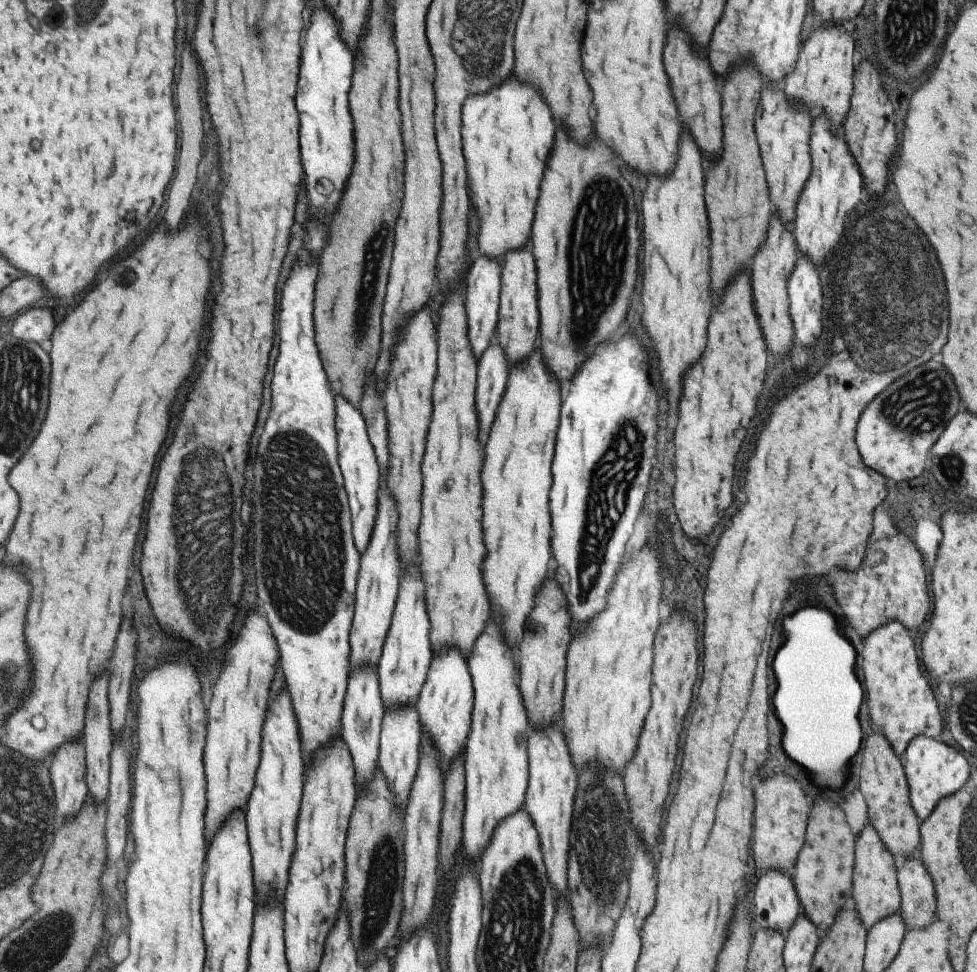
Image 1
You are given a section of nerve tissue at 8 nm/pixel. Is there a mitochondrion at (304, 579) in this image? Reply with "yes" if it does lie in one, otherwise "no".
yes

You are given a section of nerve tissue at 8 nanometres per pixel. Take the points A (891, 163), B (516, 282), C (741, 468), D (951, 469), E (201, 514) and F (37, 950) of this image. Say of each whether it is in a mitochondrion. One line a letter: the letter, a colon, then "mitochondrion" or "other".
A: other
B: other
C: other
D: mitochondrion
E: mitochondrion
F: mitochondrion

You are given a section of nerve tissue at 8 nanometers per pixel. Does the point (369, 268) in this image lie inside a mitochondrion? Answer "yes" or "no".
yes

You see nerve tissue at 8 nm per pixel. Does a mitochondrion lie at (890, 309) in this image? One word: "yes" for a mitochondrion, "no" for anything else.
yes

